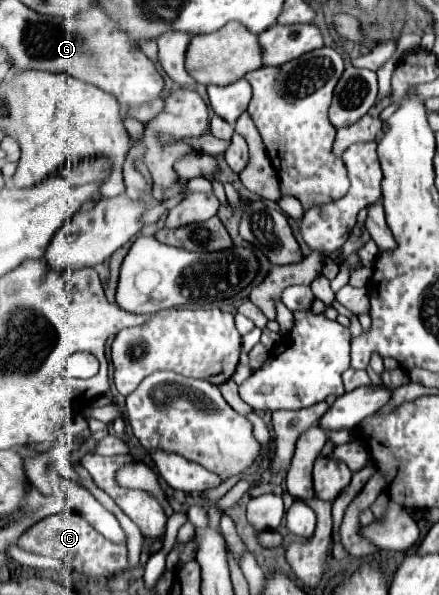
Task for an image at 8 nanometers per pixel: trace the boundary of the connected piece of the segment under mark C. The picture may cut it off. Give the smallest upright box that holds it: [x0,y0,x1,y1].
[17,509,127,577]

